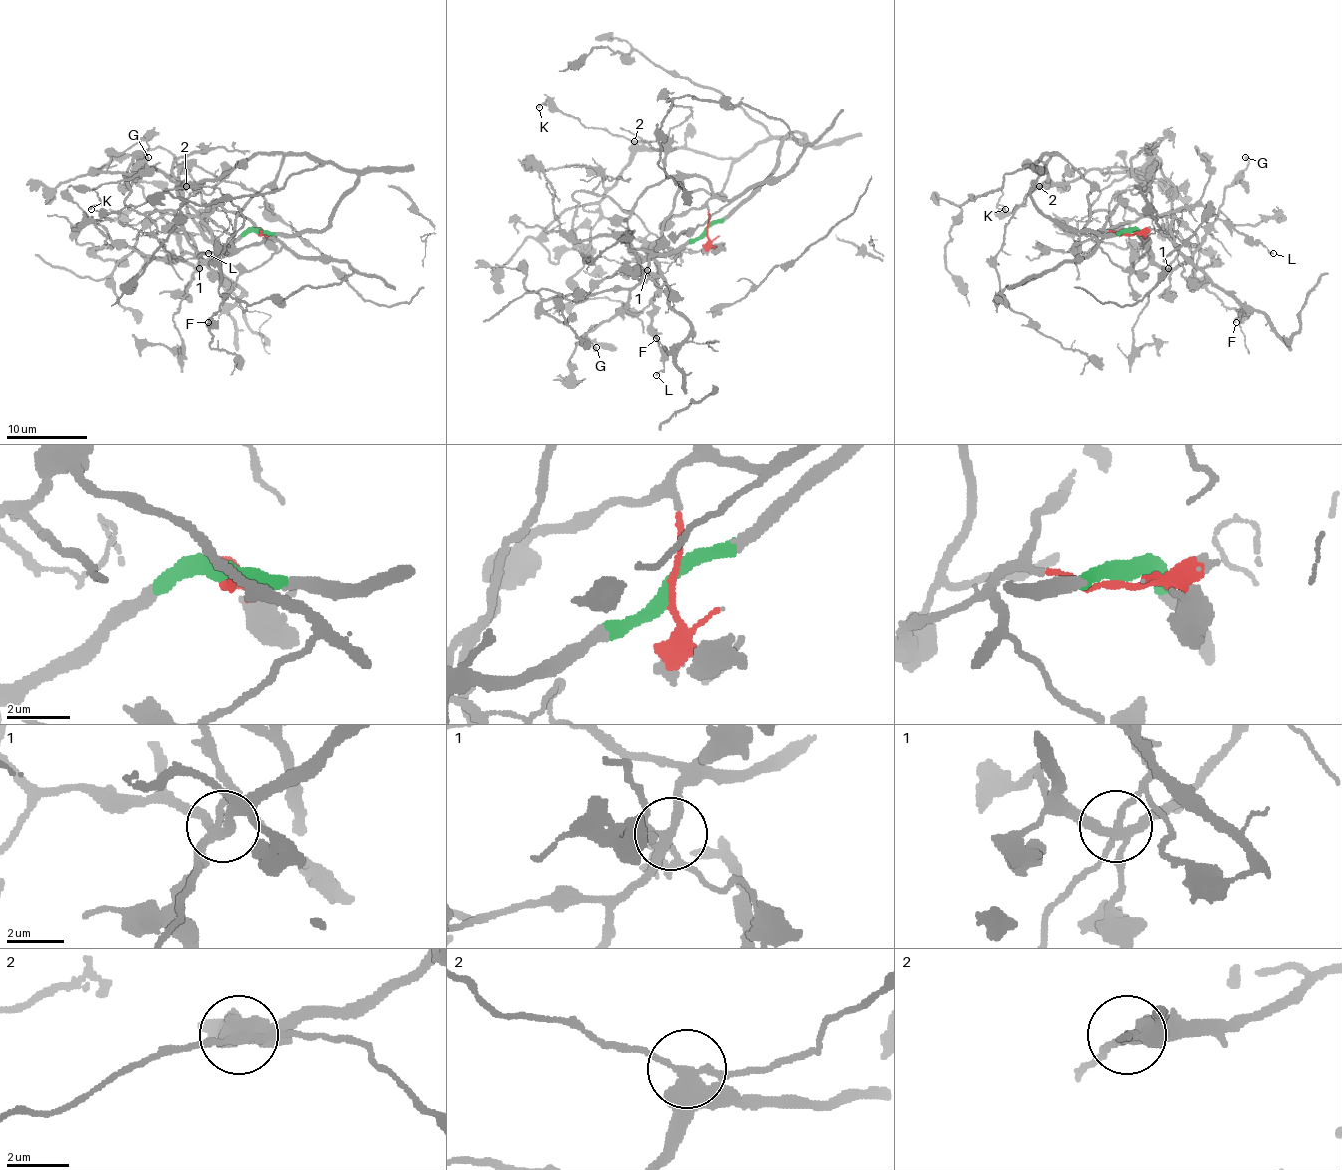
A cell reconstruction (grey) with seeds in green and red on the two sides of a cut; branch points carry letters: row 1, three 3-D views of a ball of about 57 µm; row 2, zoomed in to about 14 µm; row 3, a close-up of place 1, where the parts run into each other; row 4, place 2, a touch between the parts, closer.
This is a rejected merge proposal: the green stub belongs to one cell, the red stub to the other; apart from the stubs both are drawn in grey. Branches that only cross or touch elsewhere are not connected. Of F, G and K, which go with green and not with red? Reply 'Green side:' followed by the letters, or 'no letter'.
Green side: F, G

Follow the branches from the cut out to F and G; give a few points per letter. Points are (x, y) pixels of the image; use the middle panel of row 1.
F: (706, 230), (805, 139), (762, 139), (718, 194), (680, 187), (651, 258), (690, 333), (655, 337)
G: (706, 230), (673, 250), (651, 256), (641, 278), (629, 291), (627, 303), (587, 333), (587, 339), (597, 347)

